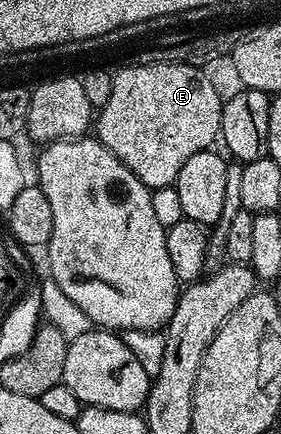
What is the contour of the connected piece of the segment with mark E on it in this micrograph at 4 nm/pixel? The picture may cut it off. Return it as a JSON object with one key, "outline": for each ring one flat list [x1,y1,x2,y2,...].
{"outline":[[136,62,113,73,110,100,95,115,94,134,153,191,173,185,182,164,220,138,223,107,201,67,182,62]]}

